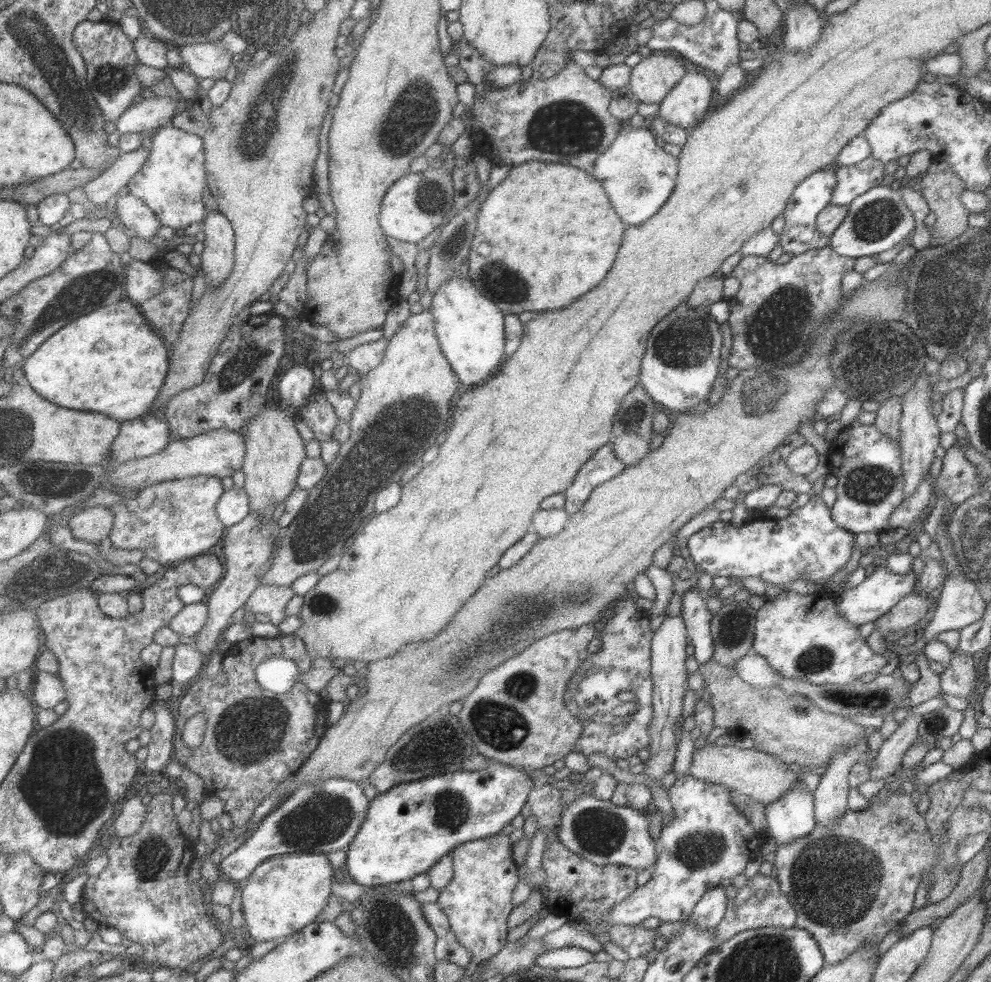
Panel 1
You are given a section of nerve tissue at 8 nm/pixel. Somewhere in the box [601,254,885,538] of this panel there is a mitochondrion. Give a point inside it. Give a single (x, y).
(771, 328)

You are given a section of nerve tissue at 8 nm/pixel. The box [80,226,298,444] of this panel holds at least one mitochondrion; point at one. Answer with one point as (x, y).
(233, 376)

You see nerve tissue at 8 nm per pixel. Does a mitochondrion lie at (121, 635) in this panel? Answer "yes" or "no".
no

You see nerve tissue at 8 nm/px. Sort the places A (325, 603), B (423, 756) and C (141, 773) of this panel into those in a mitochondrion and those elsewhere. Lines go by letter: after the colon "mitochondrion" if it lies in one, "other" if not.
A: mitochondrion
B: mitochondrion
C: other

